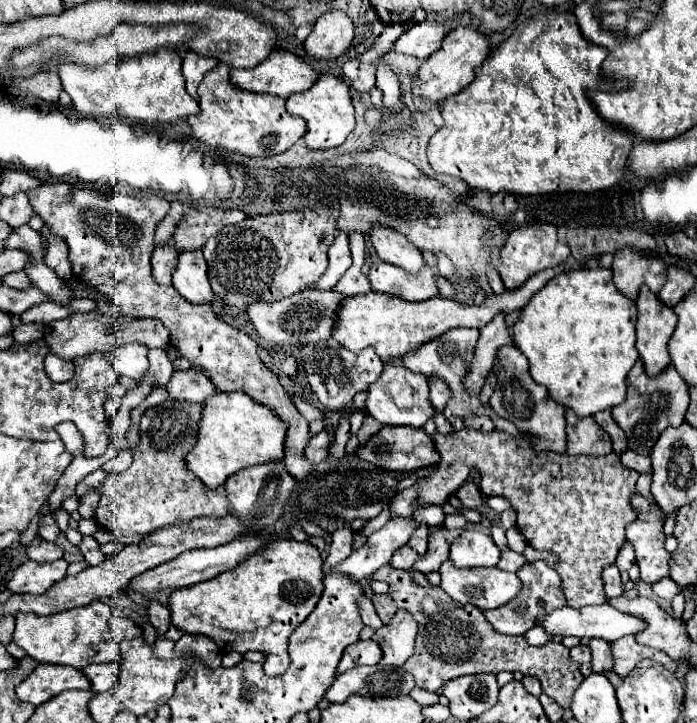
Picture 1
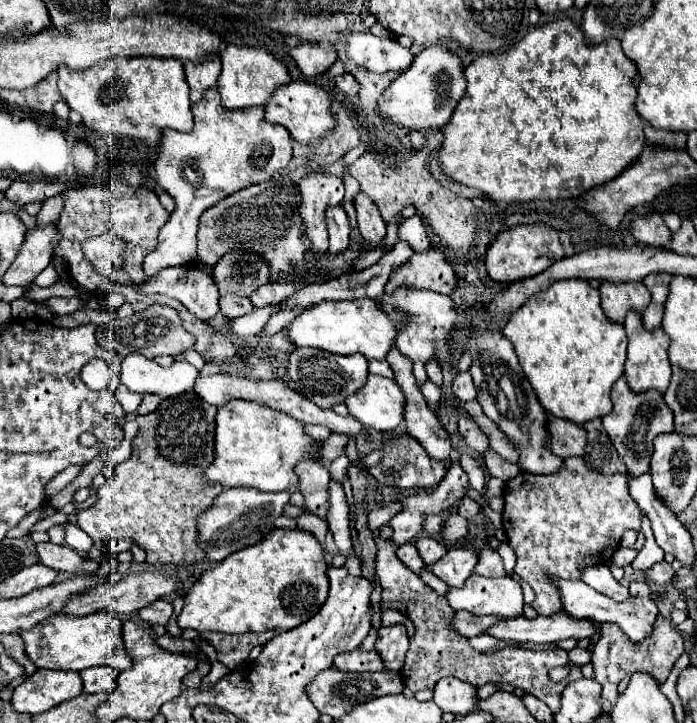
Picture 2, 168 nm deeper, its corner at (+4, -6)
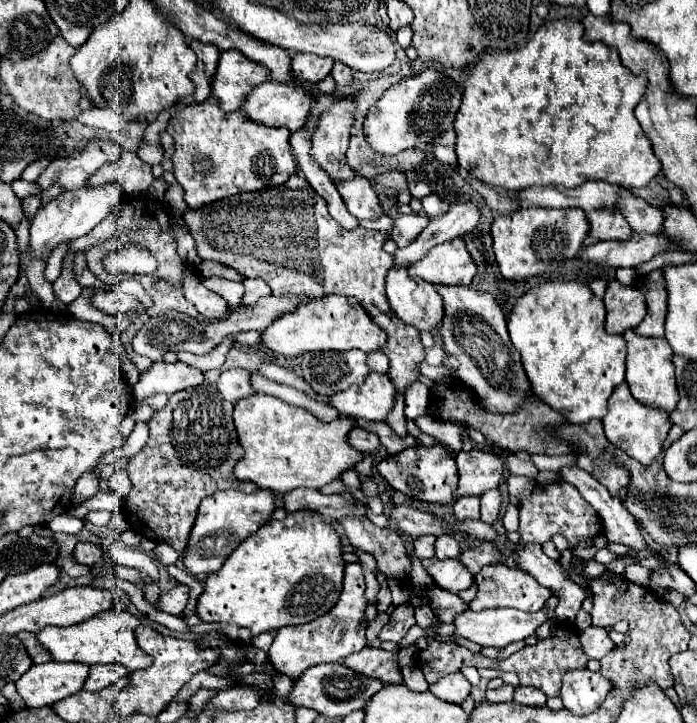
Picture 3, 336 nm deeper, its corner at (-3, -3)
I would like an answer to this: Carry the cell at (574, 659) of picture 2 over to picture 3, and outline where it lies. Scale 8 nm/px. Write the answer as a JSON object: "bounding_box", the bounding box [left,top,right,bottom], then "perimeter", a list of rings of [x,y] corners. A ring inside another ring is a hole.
{"bounding_box":[581,626,615,660],"perimeter":[[[589,626],[587,630],[581,632],[581,646],[589,658],[597,660],[601,660],[605,654],[609,654],[615,648],[607,630],[599,626]]]}

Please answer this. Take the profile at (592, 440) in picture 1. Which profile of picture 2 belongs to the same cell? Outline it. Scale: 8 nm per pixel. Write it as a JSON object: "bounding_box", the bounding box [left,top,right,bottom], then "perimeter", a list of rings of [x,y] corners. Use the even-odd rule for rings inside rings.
{"bounding_box":[548,417,586,459],"perimeter":[[[548,417],[548,431],[550,431],[550,449],[566,459],[574,455],[584,455],[586,449],[586,429],[584,425],[558,419],[558,417]]]}

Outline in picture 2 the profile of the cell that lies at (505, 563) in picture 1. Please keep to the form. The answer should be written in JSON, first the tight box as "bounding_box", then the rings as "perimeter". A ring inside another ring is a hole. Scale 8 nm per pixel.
{"bounding_box":[478,549,504,577],"perimeter":[[[482,549],[478,555],[478,575],[486,575],[486,577],[504,577],[504,565],[502,565],[502,557],[494,551],[494,549]]]}

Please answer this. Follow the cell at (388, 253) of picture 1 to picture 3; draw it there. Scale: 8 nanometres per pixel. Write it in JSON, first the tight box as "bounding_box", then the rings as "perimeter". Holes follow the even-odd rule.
{"bounding_box":[335,176,383,220],"perimeter":[[[355,176],[351,180],[335,182],[341,198],[345,200],[347,210],[359,220],[377,220],[383,214],[381,202],[371,186],[371,182],[363,176]]]}

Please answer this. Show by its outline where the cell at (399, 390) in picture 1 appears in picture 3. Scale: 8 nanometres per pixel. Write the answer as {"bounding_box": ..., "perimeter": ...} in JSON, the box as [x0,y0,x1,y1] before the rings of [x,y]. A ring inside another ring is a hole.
{"bounding_box":[327,372,395,422],"perimeter":[[[369,372],[365,382],[327,396],[327,406],[339,414],[363,418],[369,422],[383,422],[395,402],[395,388],[385,374]]]}

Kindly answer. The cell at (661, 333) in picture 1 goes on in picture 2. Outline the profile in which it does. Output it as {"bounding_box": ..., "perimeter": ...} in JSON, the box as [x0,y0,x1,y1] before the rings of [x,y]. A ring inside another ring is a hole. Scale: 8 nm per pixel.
{"bounding_box":[624,309,670,393],"perimeter":[[[630,309],[624,321],[626,333],[628,333],[628,359],[626,359],[626,381],[632,387],[632,391],[642,393],[646,389],[658,389],[664,393],[666,385],[670,383],[670,361],[668,361],[668,345],[670,337],[662,327],[656,327],[654,331],[648,331],[642,323],[640,311]]]}

